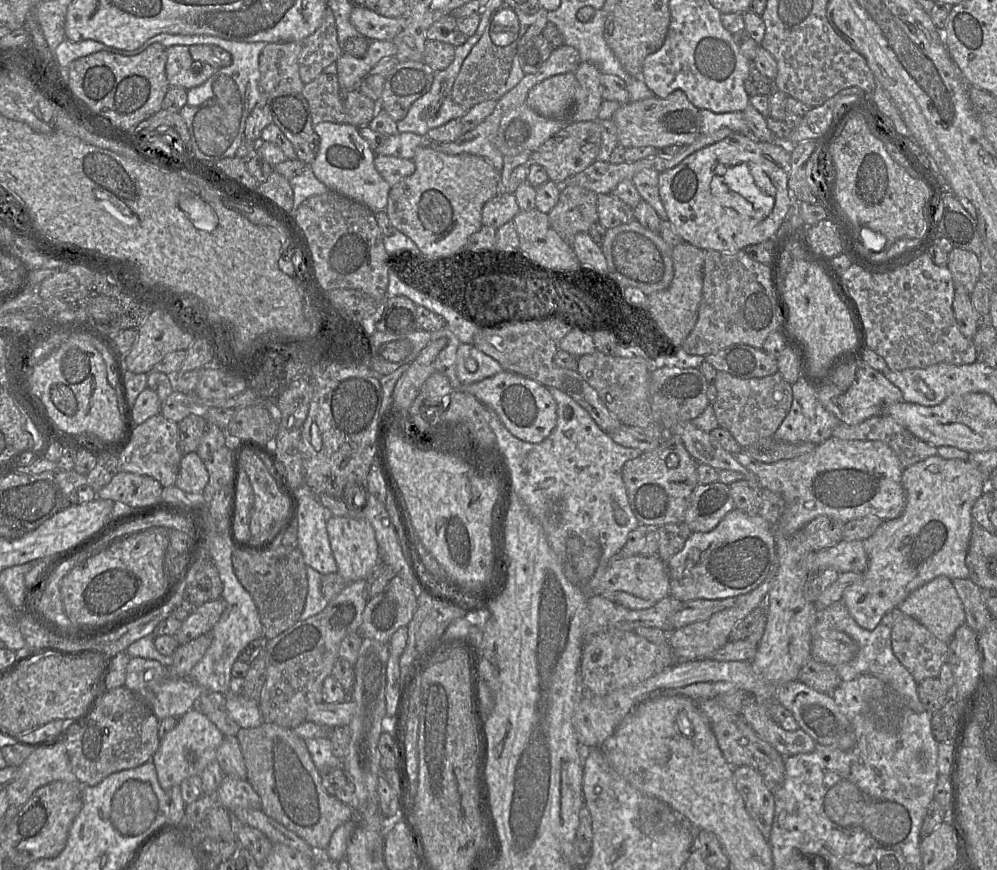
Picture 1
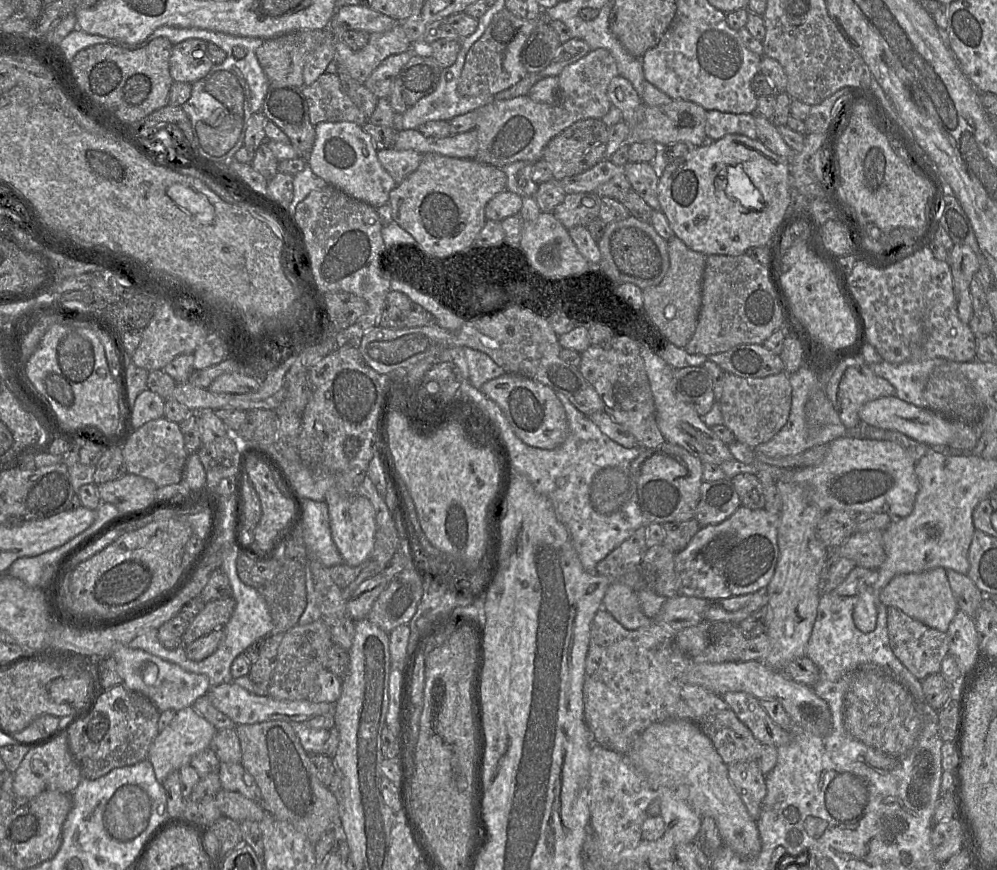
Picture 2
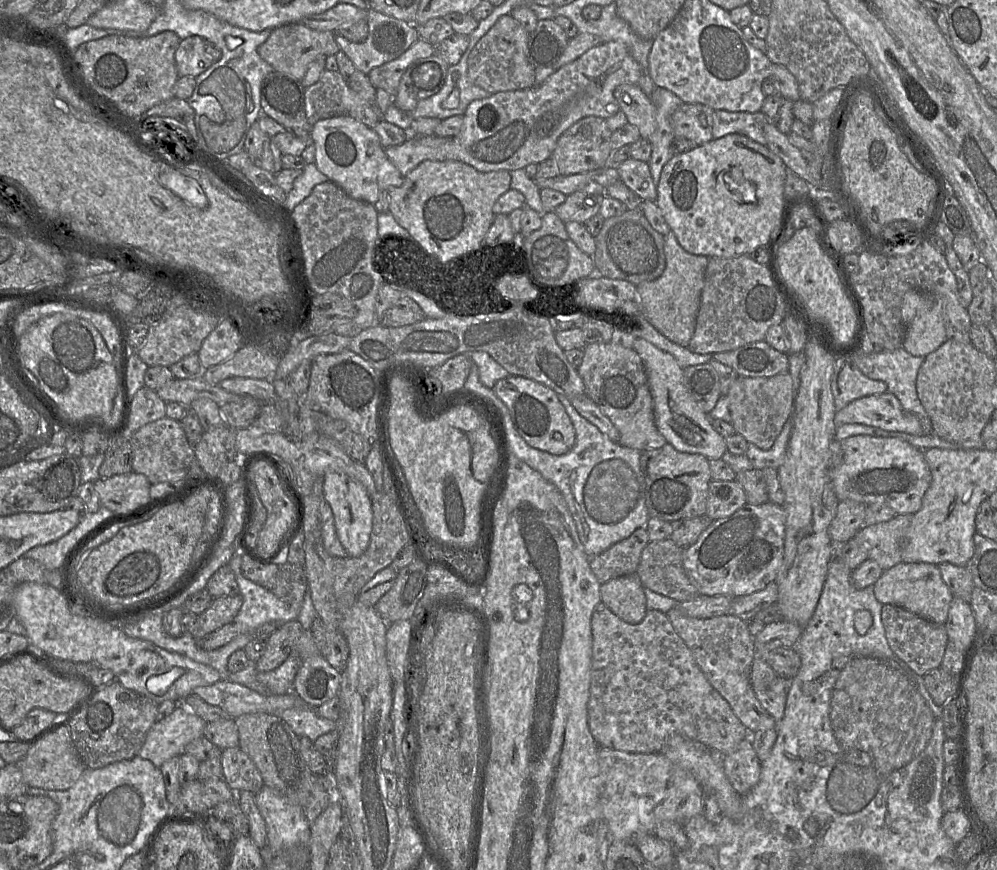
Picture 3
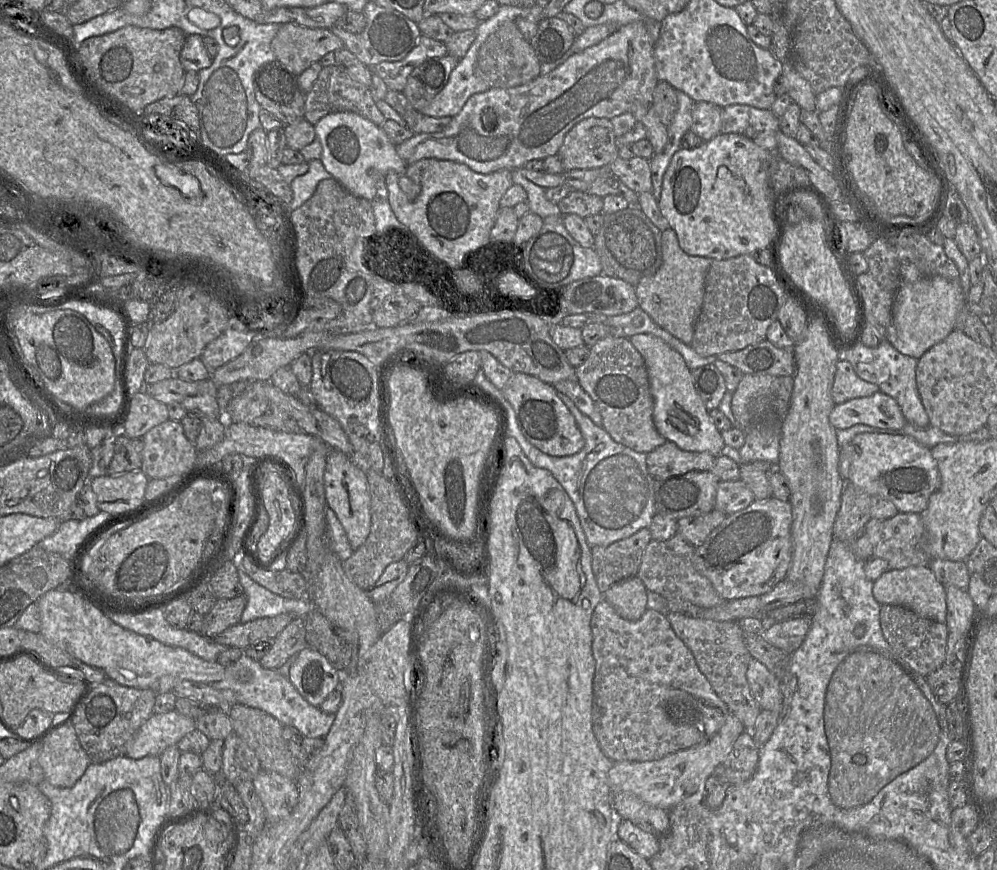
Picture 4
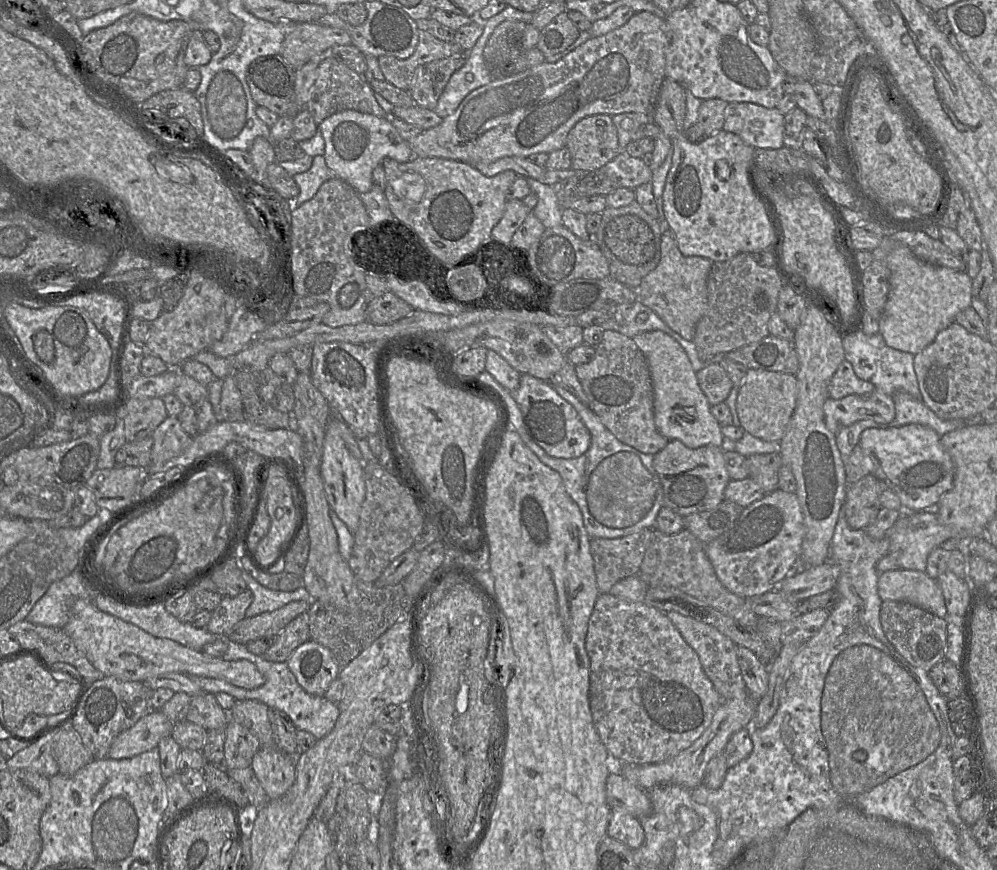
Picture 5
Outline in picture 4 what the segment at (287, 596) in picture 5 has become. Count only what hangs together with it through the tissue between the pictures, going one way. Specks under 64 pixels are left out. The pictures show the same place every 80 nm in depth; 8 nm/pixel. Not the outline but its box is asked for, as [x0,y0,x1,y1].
[234,560,314,623]

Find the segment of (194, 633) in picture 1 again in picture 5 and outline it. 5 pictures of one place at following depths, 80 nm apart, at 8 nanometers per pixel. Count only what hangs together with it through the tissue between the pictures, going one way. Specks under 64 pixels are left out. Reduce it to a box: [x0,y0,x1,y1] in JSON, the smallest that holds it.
[206,589,253,636]

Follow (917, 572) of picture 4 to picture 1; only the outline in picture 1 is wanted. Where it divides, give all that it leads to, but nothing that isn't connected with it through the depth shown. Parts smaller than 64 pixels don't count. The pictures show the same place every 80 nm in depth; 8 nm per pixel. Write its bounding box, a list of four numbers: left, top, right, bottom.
[898,576,966,643]

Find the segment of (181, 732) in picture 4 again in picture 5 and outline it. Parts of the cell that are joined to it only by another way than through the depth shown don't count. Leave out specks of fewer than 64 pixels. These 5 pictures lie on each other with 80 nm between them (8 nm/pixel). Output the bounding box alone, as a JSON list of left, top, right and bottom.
[107,711,174,759]

